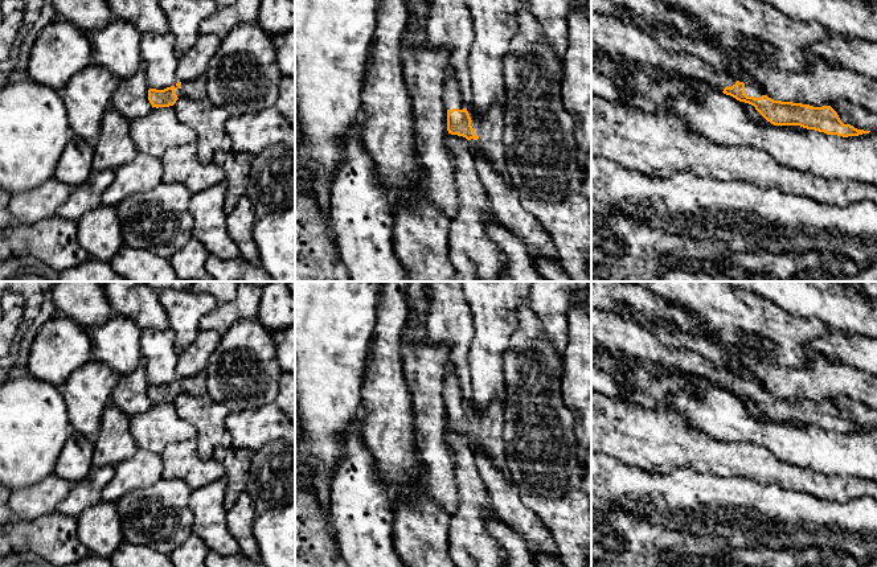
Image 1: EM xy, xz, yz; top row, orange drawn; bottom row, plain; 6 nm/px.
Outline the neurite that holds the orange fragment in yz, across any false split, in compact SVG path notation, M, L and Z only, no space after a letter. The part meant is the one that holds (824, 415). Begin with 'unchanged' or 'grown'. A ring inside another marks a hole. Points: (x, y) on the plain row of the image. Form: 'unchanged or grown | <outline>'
grown | M591 309L591 348L616 350L636 361L677 369L706 379L739 398L749 399L774 422L800 422L827 431L858 432L870 427L844 420L831 402L774 397L755 381L745 381L718 367L698 353L668 348L651 330L632 319Z

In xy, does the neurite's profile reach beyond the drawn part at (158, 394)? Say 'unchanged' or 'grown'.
grown

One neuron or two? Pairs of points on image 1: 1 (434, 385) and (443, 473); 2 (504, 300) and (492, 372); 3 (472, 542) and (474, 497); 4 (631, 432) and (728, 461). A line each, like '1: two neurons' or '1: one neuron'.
1: one neuron
2: one neuron
3: one neuron
4: one neuron

